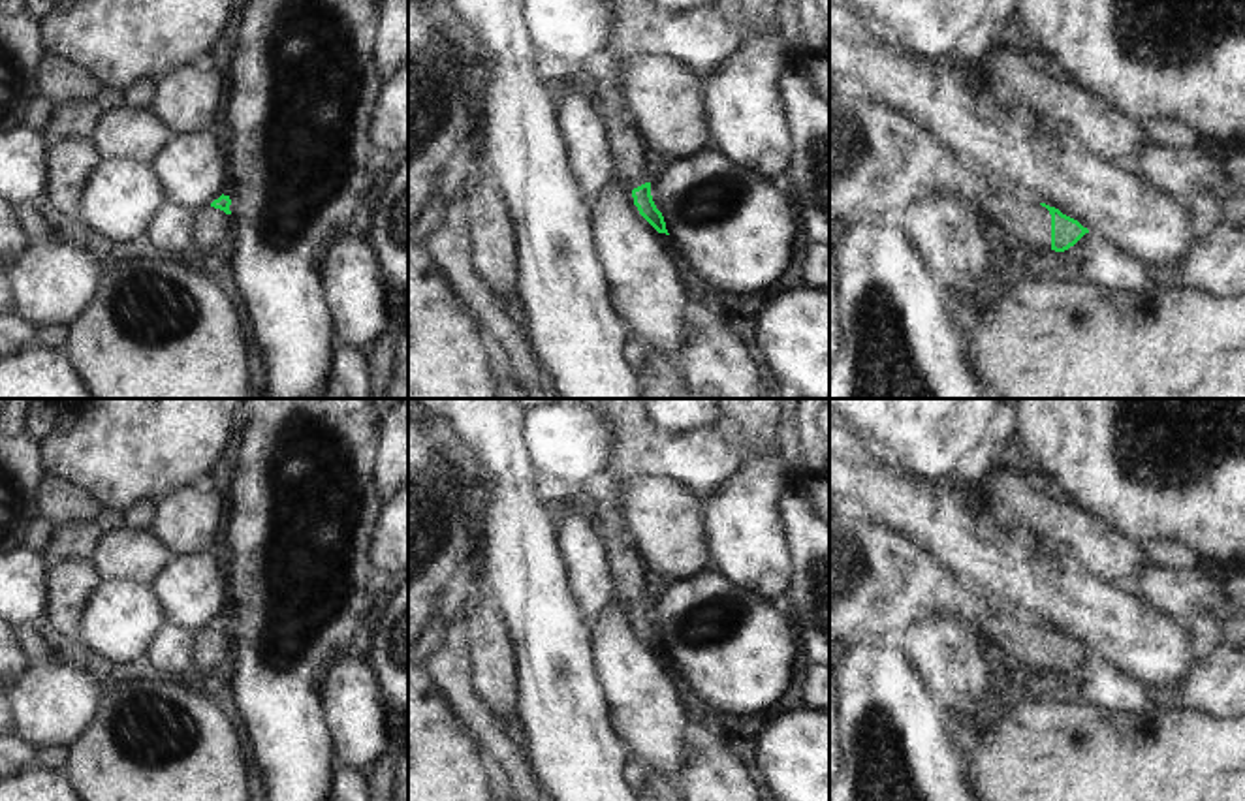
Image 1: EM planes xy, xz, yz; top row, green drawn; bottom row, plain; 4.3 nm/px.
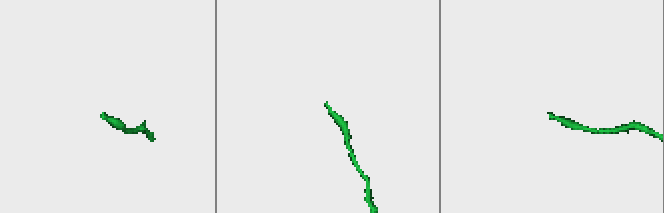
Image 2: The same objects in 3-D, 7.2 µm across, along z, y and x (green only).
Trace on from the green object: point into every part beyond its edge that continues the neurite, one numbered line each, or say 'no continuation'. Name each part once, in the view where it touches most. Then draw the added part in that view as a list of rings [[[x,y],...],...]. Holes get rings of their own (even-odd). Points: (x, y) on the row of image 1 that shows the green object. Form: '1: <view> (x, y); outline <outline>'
1: yz (877, 160); outline [[[829,85],[829,216],[876,218],[884,211],[908,209],[933,199],[959,201],[967,211],[997,224],[1034,252],[1051,250],[1051,214],[1038,201],[967,167],[927,132],[854,88]]]

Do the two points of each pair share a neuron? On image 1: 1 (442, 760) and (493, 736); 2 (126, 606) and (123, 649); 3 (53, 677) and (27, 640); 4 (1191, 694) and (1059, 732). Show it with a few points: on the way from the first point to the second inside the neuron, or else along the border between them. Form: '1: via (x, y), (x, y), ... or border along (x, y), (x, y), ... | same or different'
1: border along (452, 707), (480, 739), (482, 751), (488, 756) | different
2: via (125, 617), (123, 638) | same
3: border along (53, 659), (31, 668) | different
4: border along (1153, 704), (1197, 715) | different

